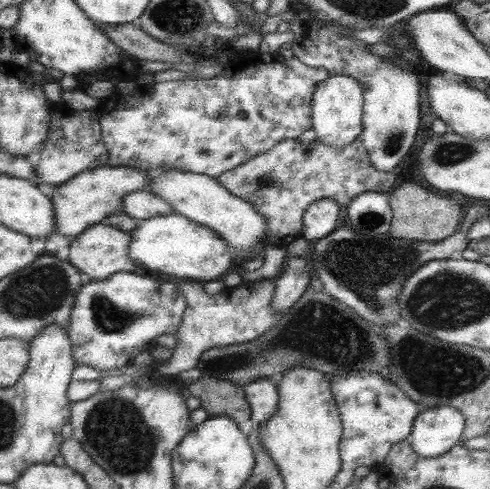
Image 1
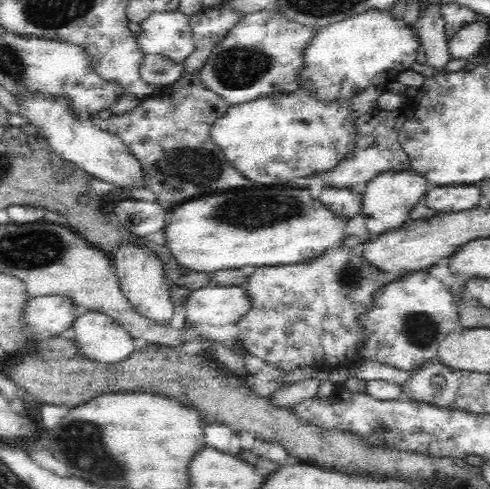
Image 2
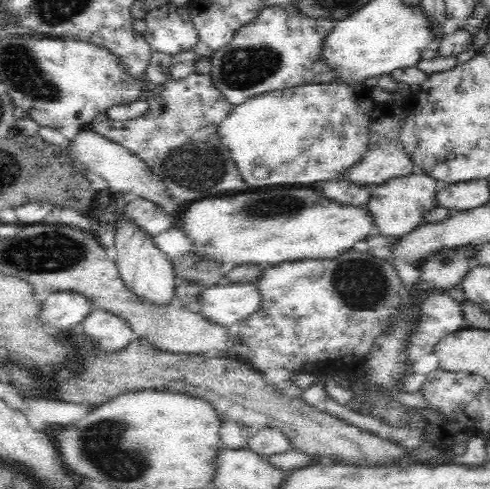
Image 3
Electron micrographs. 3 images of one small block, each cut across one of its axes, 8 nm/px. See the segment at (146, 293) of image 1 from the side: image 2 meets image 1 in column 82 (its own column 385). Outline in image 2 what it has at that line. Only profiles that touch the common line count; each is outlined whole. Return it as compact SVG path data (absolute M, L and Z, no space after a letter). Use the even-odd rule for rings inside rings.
M412 272L408 276L388 282L374 294L374 306L360 316L360 324L366 336L366 344L358 350L366 360L392 366L396 370L414 370L438 356L438 348L446 336L462 332L458 316L458 296L450 292L438 278L424 272Z

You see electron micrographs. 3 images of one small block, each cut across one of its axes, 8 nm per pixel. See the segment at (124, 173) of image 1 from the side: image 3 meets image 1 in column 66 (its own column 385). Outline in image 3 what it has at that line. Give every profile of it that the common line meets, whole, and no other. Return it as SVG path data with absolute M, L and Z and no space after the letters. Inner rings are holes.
M410 174L394 180L386 180L384 184L370 186L370 200L366 202L366 210L370 212L374 220L374 228L378 234L386 238L402 238L414 232L420 224L424 224L424 214L432 208L436 208L436 196L438 196L438 180L424 174Z

